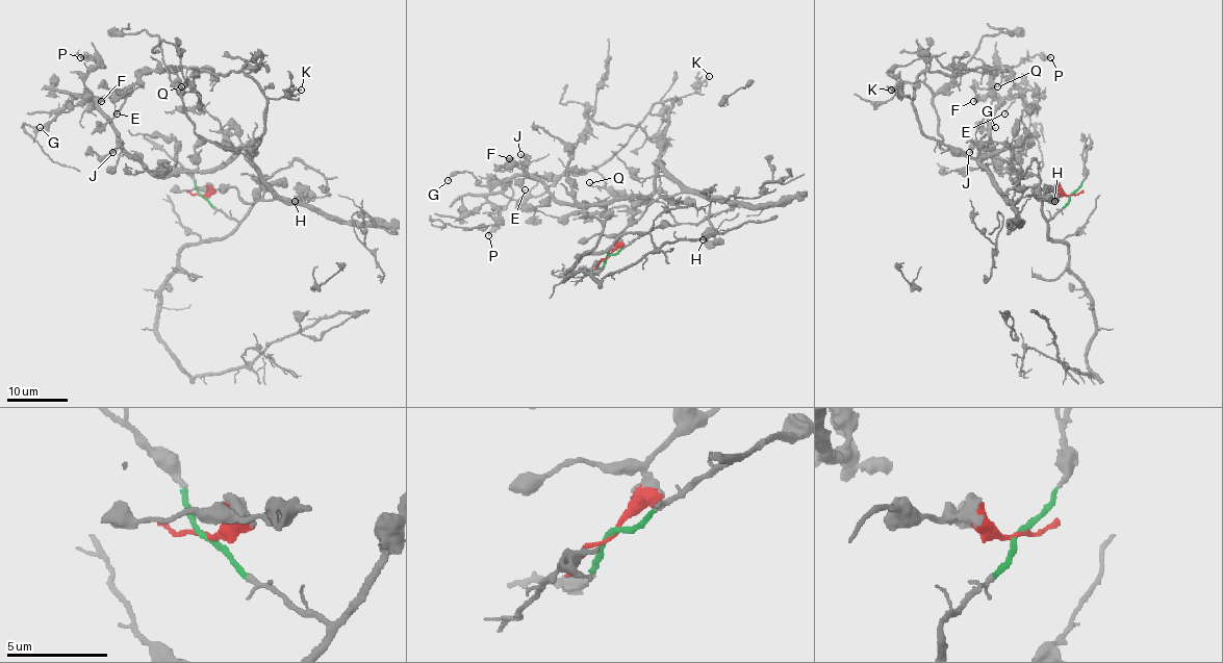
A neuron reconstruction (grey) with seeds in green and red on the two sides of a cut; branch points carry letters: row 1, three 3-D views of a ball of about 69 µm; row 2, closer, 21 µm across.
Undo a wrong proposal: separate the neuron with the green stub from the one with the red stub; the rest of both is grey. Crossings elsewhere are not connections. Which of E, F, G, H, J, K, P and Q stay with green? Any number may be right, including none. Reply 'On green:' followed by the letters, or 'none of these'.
On green: none of these

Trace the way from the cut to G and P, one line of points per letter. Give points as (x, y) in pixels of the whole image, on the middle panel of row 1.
G: (608, 256), (655, 200), (682, 189), (659, 166), (651, 195), (587, 205), (561, 203), (534, 176), (448, 180)
P: (608, 256), (682, 189), (659, 166), (651, 195), (587, 205), (534, 176), (492, 178), (512, 189), (488, 235)

